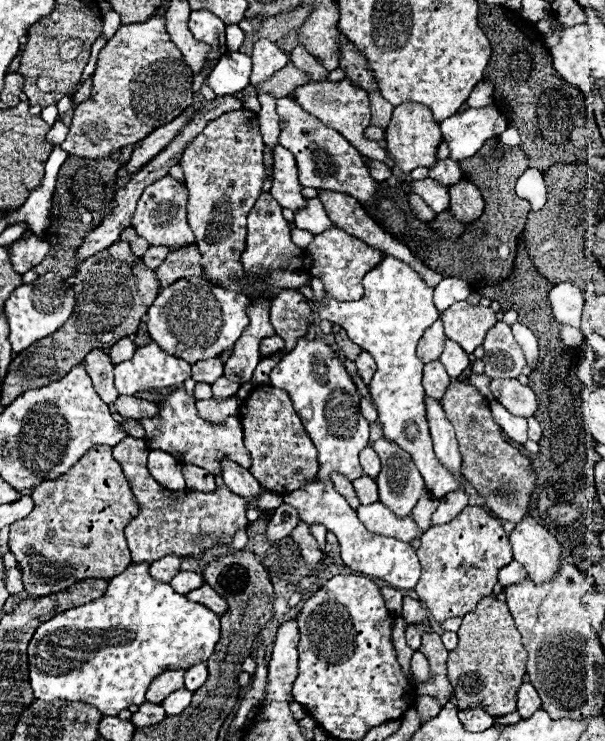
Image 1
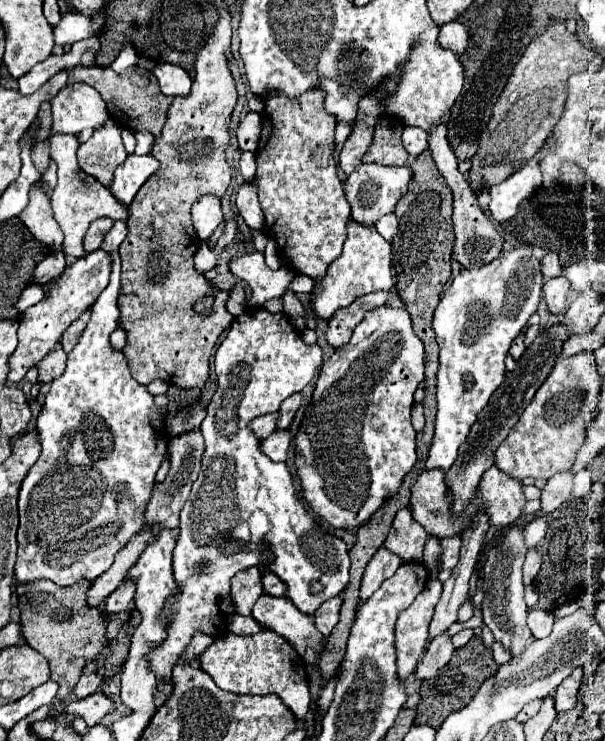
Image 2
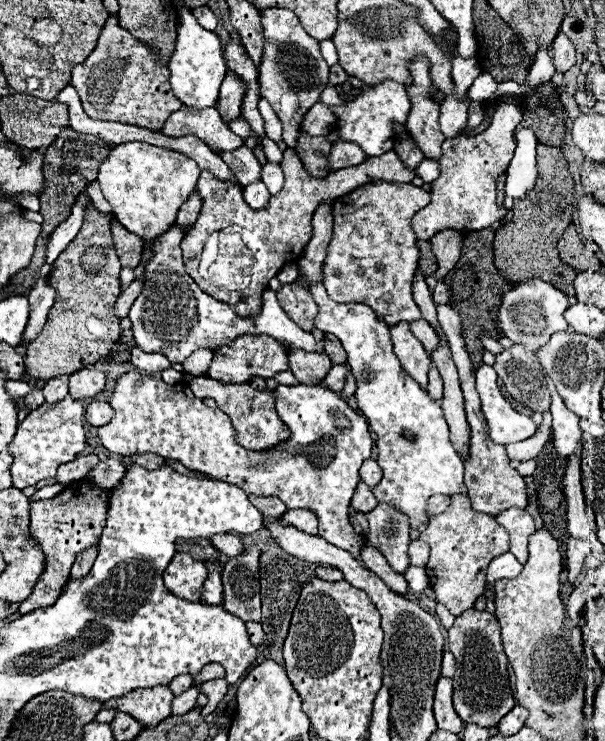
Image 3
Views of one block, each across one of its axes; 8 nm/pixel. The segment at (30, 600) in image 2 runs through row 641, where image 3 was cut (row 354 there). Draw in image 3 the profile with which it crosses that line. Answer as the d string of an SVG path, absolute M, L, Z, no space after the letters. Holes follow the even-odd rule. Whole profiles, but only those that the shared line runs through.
M88 204L82 230L54 262L50 284L54 284L58 296L50 308L46 326L38 338L28 344L24 356L26 374L36 380L46 382L56 376L70 376L88 364L106 358L122 334L120 318L114 314L114 304L122 292L122 266L114 250L110 220L110 216L100 214L92 204Z

